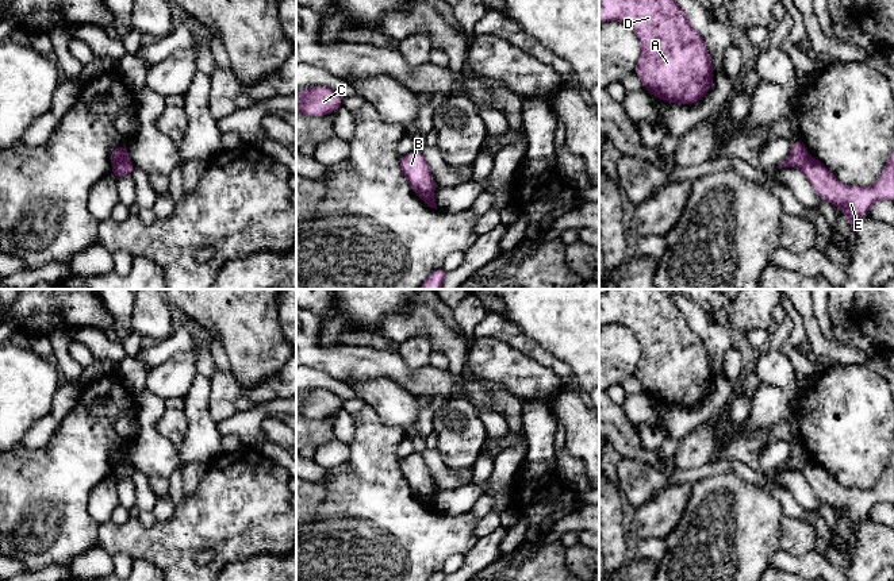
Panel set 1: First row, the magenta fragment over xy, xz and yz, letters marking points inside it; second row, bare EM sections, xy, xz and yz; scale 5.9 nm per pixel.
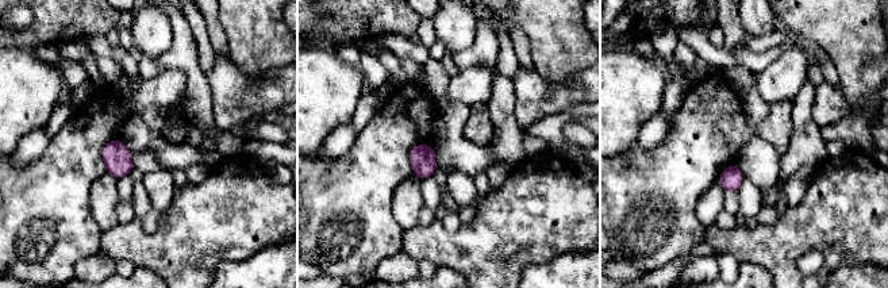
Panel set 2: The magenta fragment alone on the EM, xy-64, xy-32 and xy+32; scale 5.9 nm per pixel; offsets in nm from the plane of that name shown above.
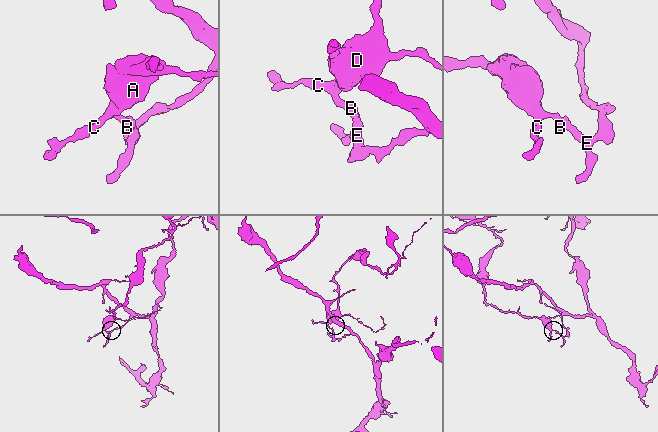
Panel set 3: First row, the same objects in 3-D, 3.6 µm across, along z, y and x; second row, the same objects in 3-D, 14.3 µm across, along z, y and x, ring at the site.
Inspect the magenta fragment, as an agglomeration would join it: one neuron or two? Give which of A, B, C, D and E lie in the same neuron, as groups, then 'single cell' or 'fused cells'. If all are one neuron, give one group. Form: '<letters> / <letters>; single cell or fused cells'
A B C D / E; fused cells

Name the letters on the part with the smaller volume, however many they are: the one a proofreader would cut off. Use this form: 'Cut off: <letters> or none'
Cut off: A, B, C, D

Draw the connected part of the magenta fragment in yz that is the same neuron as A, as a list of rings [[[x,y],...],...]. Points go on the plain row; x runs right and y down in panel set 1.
[[[607,289],[599,296],[599,326],[618,323],[630,328],[641,349],[634,376],[656,401],[692,407],[711,390],[714,374],[706,346],[667,289]]]

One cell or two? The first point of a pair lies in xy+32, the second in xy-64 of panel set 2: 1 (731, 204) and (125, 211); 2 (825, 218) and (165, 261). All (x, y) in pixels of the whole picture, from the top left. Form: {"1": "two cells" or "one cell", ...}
{"1": "two cells", "2": "one cell"}

